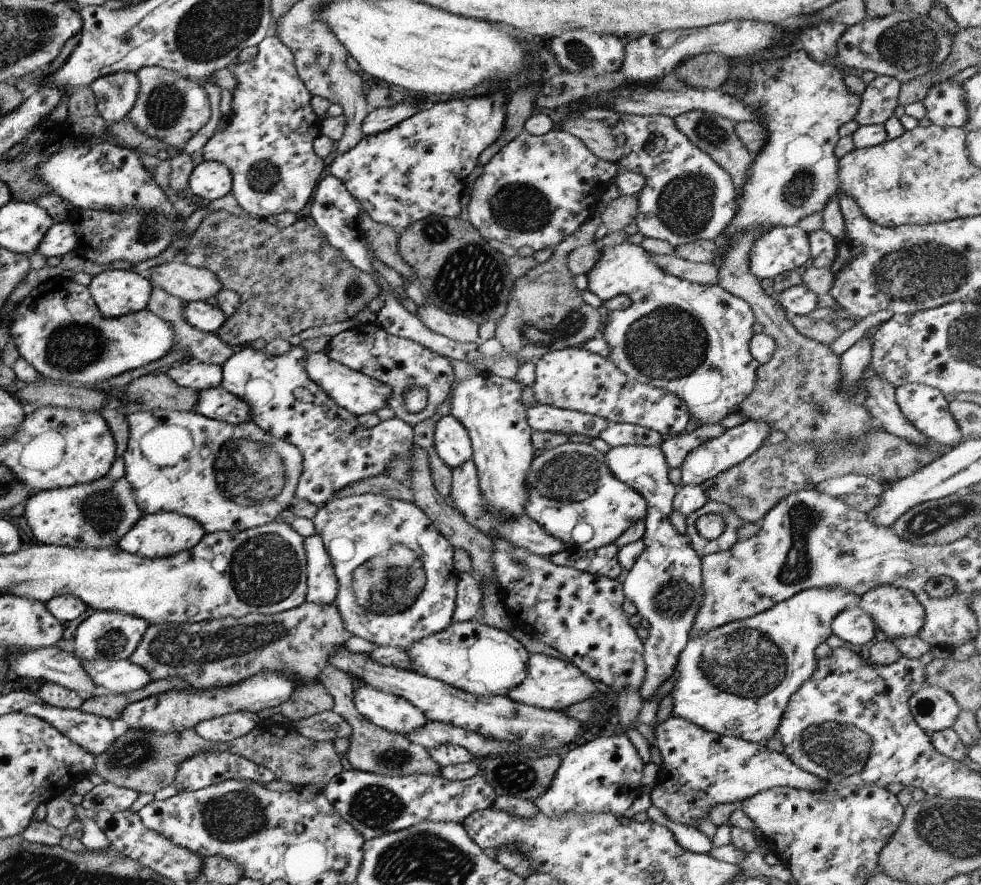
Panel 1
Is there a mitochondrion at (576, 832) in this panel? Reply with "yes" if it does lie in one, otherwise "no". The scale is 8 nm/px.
yes

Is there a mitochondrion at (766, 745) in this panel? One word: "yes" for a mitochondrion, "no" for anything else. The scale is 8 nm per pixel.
no

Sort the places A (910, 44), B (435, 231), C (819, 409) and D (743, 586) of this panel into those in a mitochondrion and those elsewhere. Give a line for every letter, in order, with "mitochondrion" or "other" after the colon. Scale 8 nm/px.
A: mitochondrion
B: mitochondrion
C: mitochondrion
D: other

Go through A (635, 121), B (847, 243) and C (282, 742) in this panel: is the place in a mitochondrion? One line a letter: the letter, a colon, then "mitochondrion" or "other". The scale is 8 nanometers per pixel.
A: other
B: other
C: other

